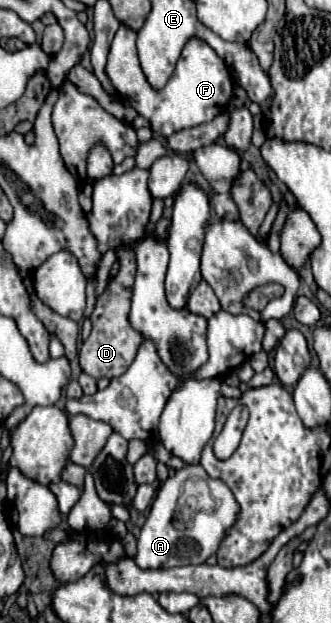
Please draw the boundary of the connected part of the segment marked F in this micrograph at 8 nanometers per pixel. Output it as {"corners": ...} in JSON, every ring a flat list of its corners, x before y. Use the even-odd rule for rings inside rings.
{"corners":[[121,25,113,37,113,43,107,55,105,73,113,83,113,87,117,89,117,93,123,97,123,101,129,103,139,115,143,115,151,123,153,133,161,137,169,137,175,131,213,121,215,115,227,109,227,103,233,95,233,79,231,79,229,67,213,51,213,47,209,47,205,41,197,37,191,37,187,41,171,79,161,91,157,91,145,81,145,75,141,71,137,49,135,49,135,31]]}

